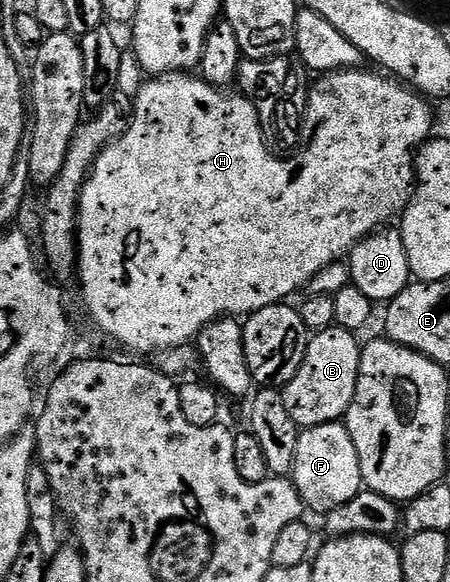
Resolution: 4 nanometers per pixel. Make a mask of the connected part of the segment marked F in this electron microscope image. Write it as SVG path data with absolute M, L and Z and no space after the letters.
M344 423L320 424L314 428L306 428L300 433L291 479L310 513L324 514L335 510L351 502L351 498L362 492L359 454L355 450L355 442L351 442L351 434Z

